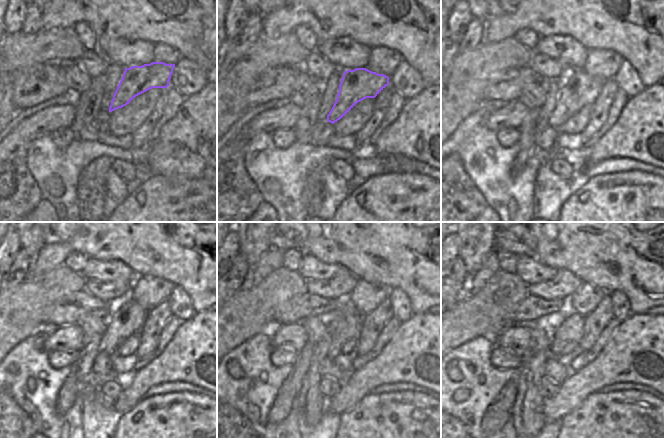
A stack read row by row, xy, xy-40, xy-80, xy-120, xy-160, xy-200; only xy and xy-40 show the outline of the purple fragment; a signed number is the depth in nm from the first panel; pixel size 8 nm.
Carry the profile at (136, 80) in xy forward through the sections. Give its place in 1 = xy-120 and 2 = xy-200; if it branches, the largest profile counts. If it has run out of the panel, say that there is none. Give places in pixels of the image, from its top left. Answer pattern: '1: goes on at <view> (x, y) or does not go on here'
1: goes on at xy-120 (127, 318)
2: goes on at xy-200 (571, 328)

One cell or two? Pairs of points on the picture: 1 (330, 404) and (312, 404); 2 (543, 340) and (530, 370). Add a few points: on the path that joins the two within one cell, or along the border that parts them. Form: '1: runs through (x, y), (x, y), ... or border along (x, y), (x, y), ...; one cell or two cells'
1: border along (324, 398), (325, 411); two cells
2: border along (553, 336), (549, 348), (528, 352); two cells

